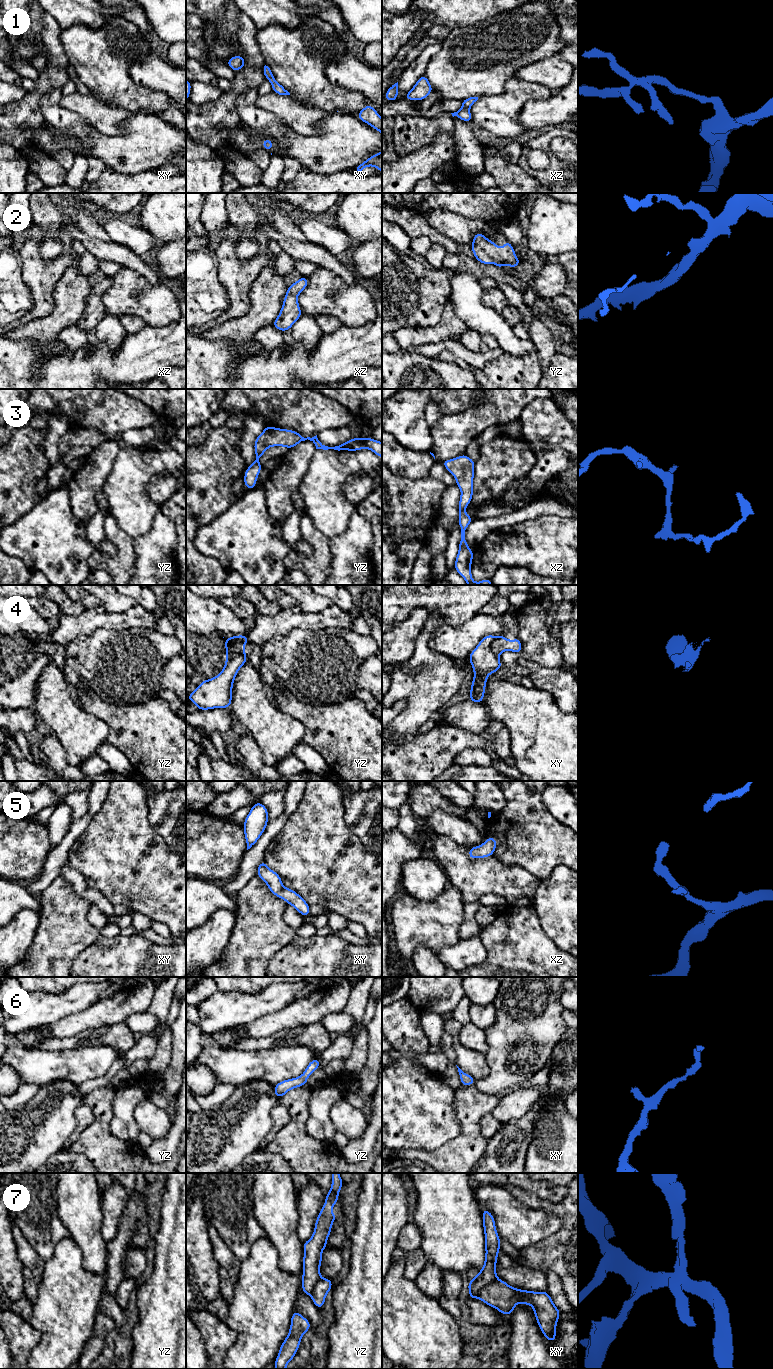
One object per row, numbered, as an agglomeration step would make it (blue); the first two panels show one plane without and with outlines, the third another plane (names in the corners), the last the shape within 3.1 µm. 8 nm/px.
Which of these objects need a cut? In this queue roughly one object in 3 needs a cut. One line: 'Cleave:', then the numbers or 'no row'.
Cleave: 4, 7

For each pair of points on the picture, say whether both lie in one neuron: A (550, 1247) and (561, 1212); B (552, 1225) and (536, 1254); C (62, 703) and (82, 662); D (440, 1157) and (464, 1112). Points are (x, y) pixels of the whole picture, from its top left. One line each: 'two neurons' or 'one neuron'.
A: one neuron
B: two neurons
C: two neurons
D: one neuron

